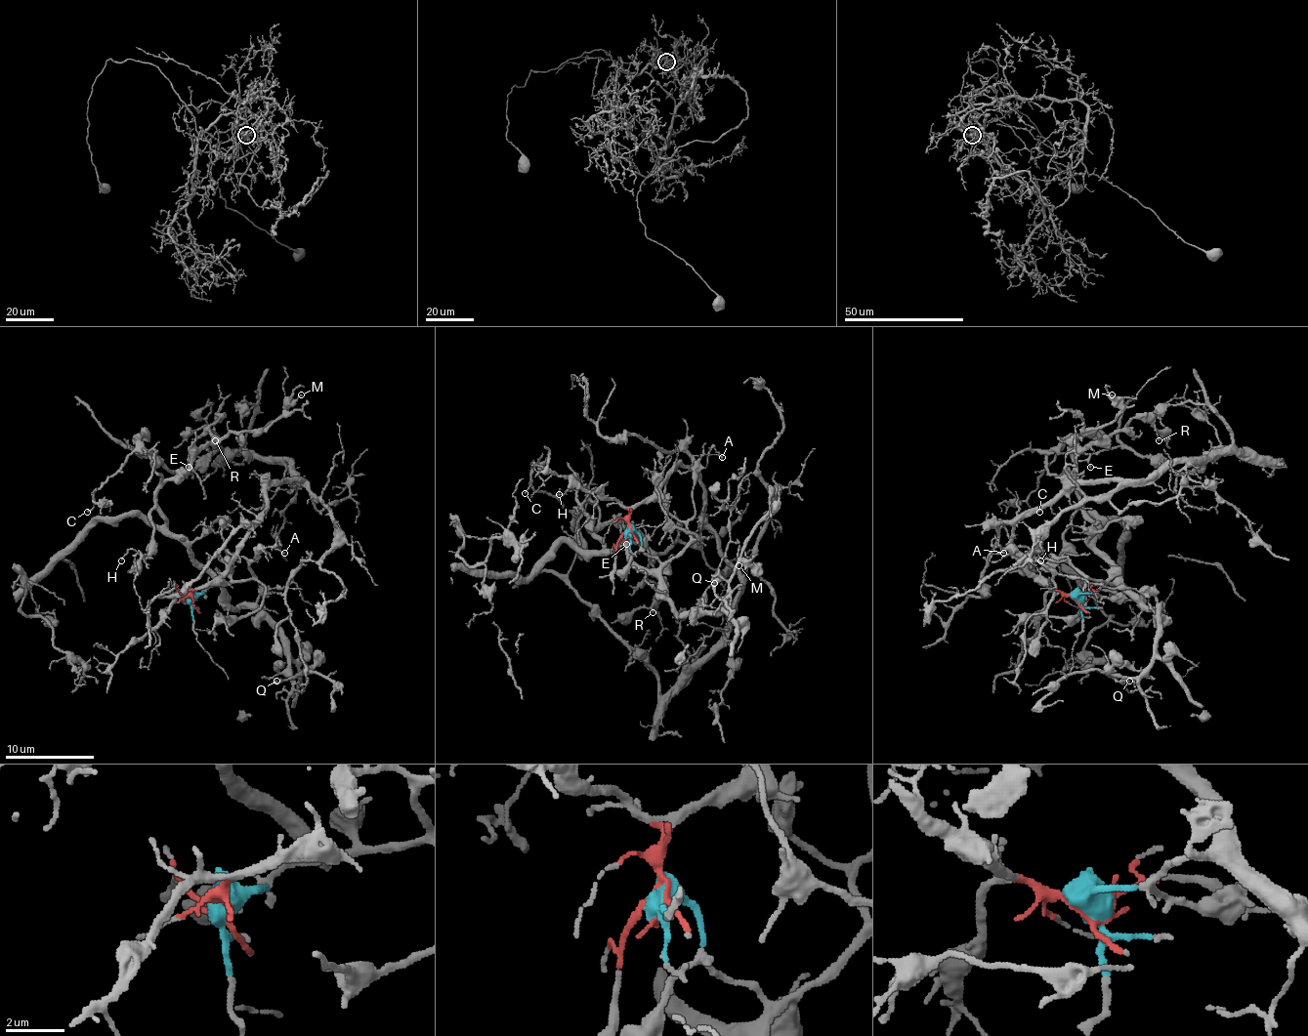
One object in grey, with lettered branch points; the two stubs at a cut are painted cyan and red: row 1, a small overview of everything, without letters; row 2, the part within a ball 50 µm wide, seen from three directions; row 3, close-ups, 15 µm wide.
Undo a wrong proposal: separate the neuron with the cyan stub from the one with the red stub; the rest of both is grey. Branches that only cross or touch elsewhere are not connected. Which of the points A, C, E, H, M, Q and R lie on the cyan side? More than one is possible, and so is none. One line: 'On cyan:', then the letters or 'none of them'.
On cyan: A, C, E, H, M, Q, R

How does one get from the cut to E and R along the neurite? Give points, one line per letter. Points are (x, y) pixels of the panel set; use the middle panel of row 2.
E: (626, 531), (659, 564), (642, 569), (595, 533), (615, 522), (628, 531), (626, 545)
R: (626, 531), (657, 560), (654, 569), (595, 538), (615, 522), (649, 552), (653, 611)

